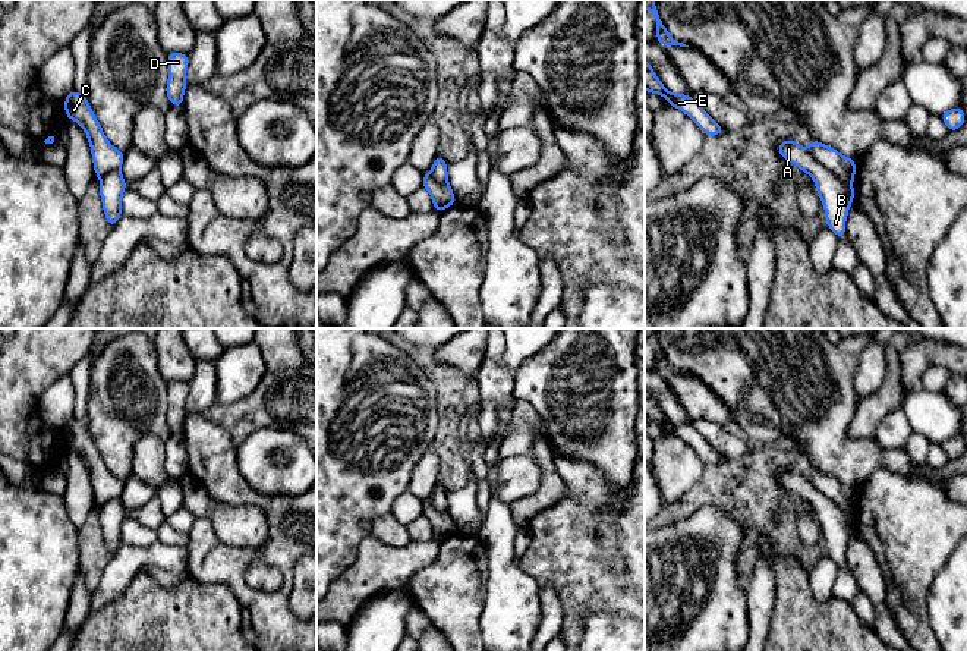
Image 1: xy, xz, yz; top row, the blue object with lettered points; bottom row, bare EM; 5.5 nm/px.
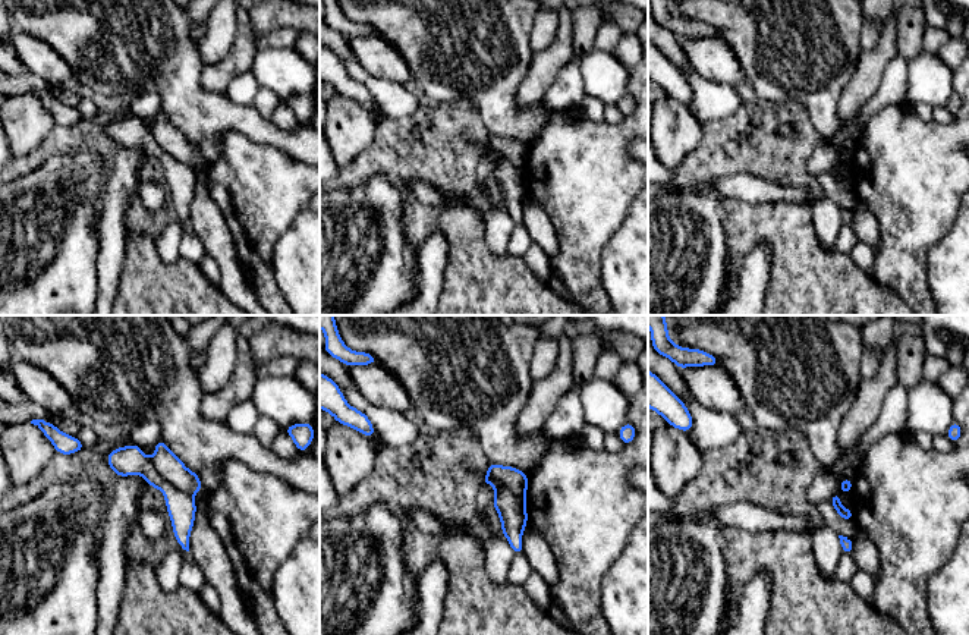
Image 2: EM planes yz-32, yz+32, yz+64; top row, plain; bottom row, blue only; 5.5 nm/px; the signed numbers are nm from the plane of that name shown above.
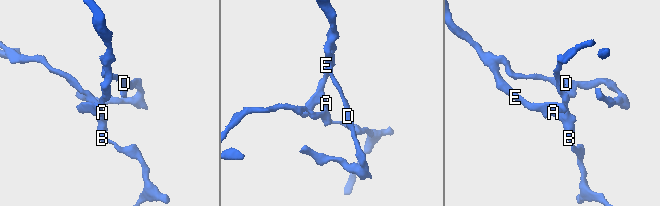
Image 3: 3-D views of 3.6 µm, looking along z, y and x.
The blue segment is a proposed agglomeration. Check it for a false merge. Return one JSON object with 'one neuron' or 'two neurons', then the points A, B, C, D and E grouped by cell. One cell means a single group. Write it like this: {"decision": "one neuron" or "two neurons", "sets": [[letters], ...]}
{"decision": "two neurons", "sets": [["A", "B", "D", "E"], ["C"]]}

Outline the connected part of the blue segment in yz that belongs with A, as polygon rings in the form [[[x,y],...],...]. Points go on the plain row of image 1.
[[[785,468],[778,474],[779,484],[813,506],[816,521],[820,525],[826,554],[840,566],[845,566],[847,542],[854,528],[854,515],[844,510],[828,497],[820,494],[807,478],[793,468]]]

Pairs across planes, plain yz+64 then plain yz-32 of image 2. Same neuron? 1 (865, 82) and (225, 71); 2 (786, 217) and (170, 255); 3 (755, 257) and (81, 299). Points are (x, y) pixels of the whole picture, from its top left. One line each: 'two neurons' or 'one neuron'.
1: one neuron
2: two neurons
3: two neurons

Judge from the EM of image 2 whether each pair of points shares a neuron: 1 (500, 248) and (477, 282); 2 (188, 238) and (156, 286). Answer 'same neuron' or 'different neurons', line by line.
1: different neurons
2: different neurons

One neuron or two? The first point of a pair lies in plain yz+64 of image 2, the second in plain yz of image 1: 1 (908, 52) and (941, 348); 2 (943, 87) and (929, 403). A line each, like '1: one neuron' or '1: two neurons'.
1: one neuron
2: one neuron

